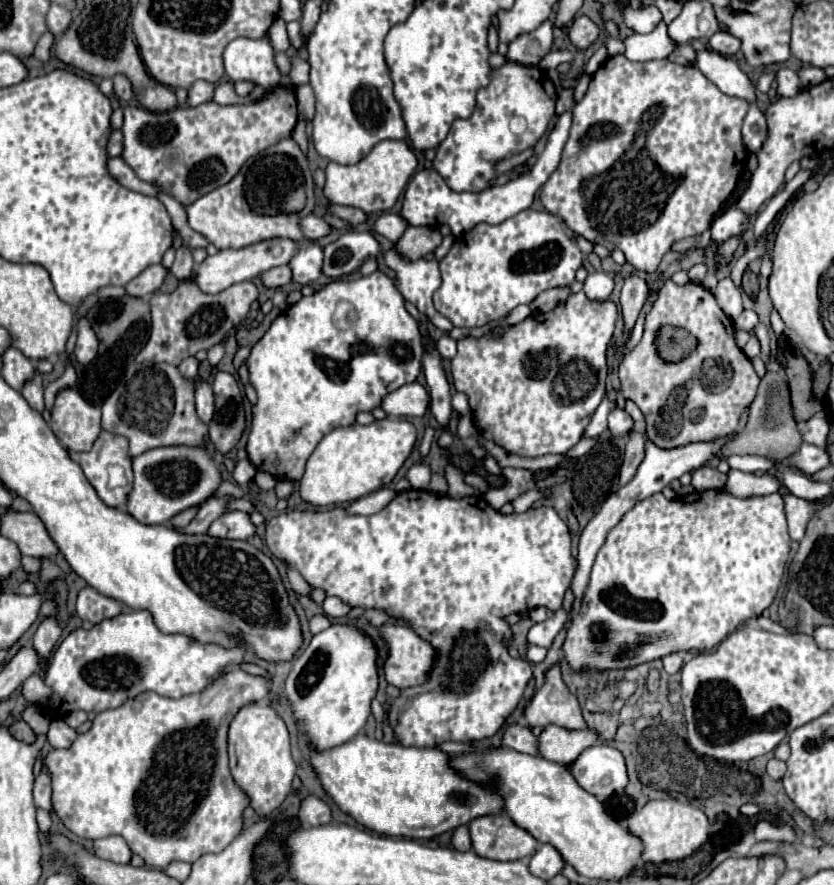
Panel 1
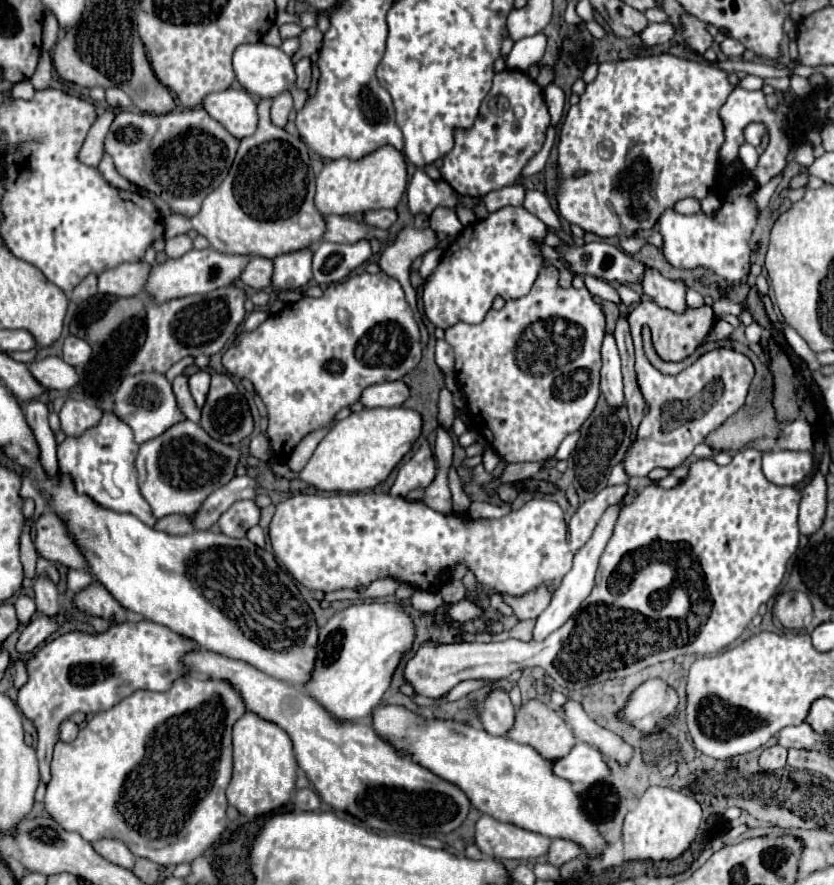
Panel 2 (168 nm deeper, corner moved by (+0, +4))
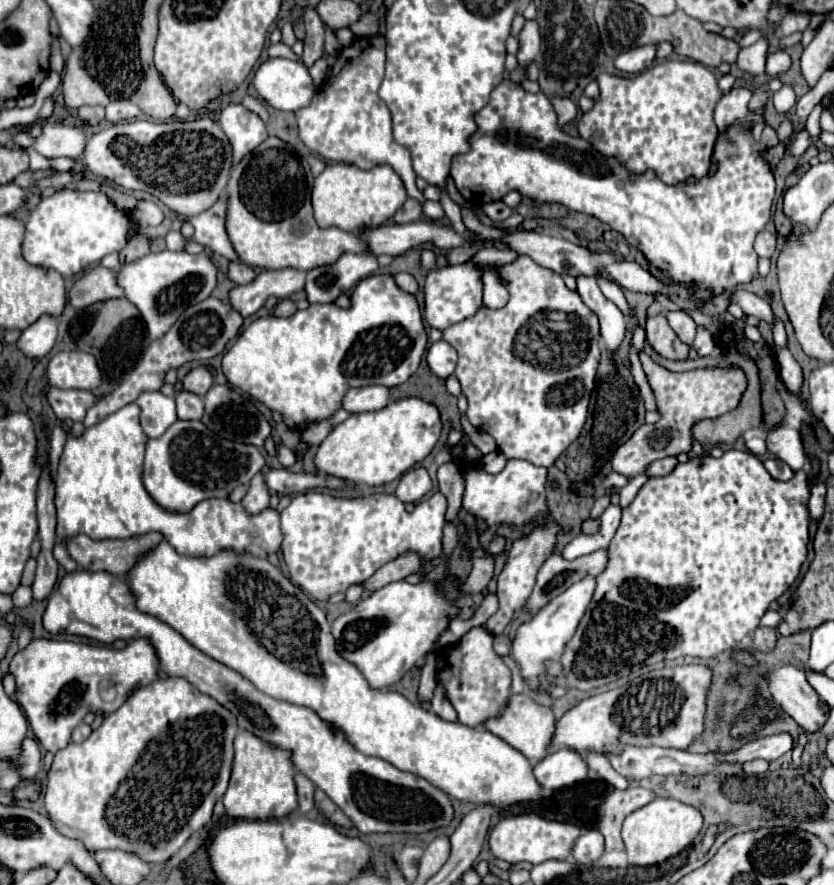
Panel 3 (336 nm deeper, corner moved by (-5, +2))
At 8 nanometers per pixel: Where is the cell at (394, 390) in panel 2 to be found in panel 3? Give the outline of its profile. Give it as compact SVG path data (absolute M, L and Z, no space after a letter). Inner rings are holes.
M365 386L355 388L345 394L343 408L349 412L369 412L369 410L381 410L391 402L389 388L387 386Z

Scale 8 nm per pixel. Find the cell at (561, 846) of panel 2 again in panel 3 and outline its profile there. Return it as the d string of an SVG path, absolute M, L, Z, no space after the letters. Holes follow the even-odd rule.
M589 830L587 834L579 836L573 846L573 858L579 864L593 864L603 854L603 836L597 830Z

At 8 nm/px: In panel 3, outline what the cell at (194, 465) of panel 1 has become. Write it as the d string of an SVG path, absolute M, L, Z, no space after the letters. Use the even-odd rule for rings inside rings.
M177 420L161 438L147 442L143 484L161 508L169 512L191 512L201 500L227 498L235 486L249 484L263 466L265 460L255 446L223 440L199 420Z

